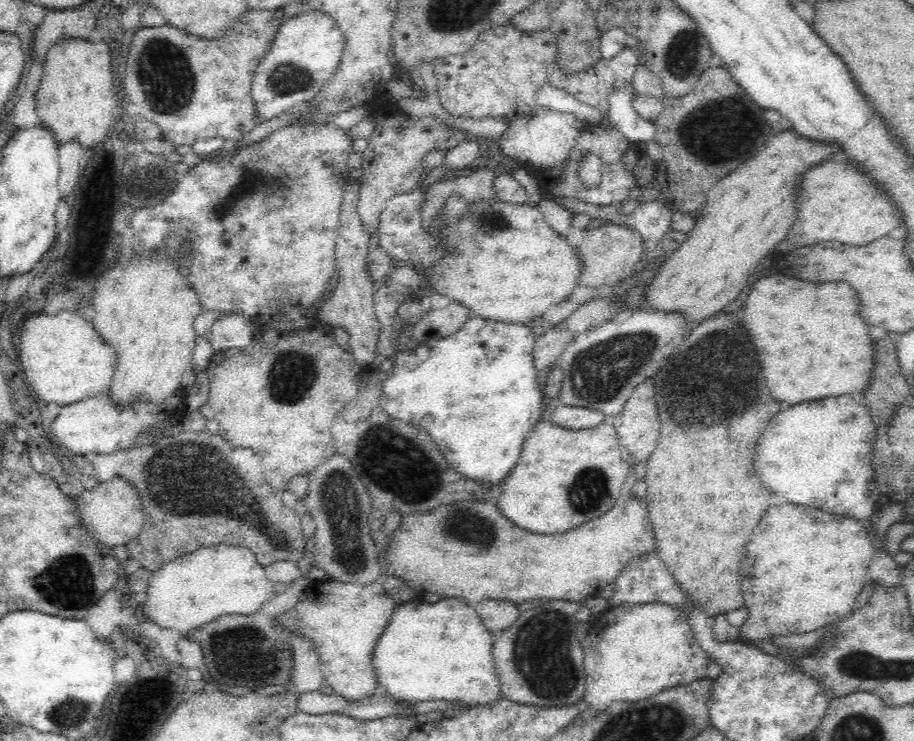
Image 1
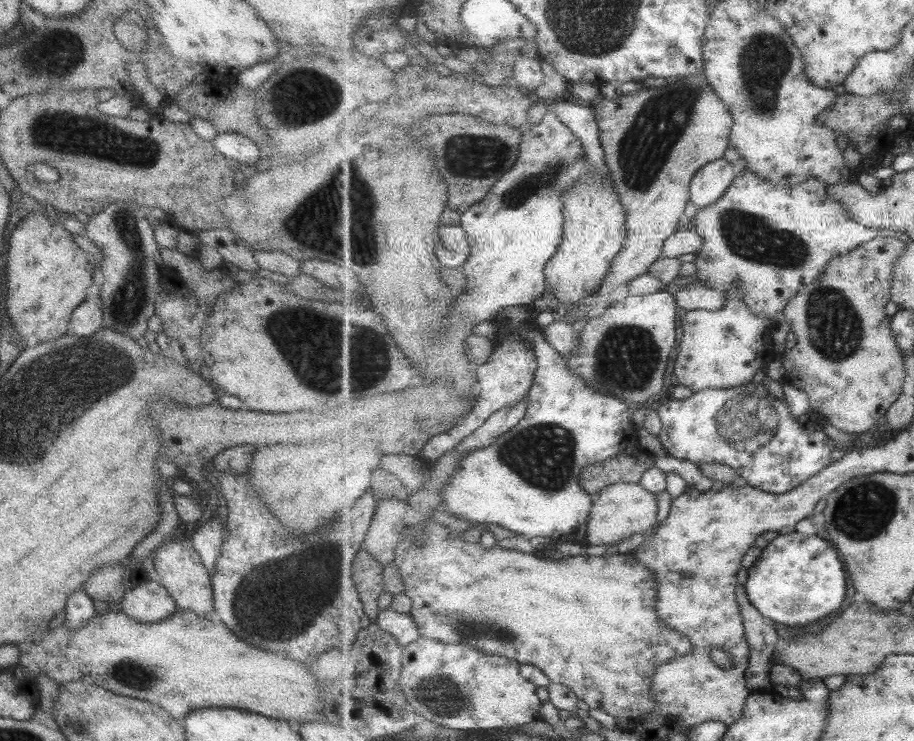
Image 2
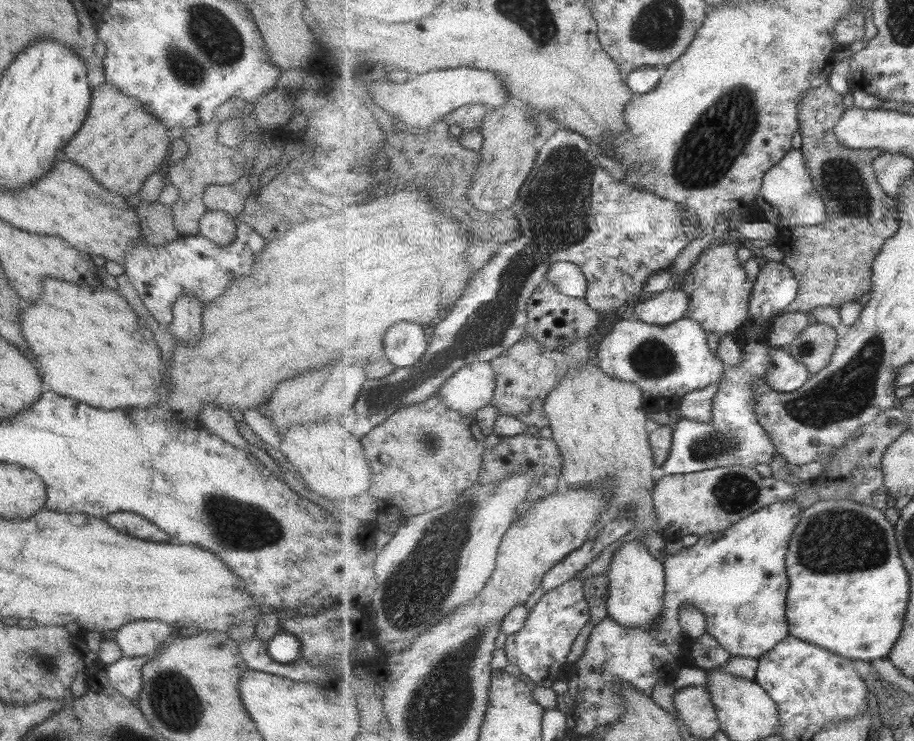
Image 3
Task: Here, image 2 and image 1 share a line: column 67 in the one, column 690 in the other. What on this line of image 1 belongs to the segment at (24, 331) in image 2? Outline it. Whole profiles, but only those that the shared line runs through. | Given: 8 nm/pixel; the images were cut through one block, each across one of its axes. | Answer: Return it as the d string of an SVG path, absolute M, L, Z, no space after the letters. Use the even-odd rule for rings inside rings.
M792 128L784 129L774 134L756 156L752 156L728 176L714 183L708 192L706 204L695 214L694 229L688 233L688 238L682 242L680 248L668 253L667 259L652 280L654 284L648 288L646 296L654 304L654 308L664 312L684 312L690 324L700 324L702 320L729 306L748 286L750 278L754 276L754 270L760 267L760 260L774 250L794 226L798 218L796 198L804 172L808 172L816 164L822 164L838 152L842 152L842 147L834 141L824 143L798 136Z

